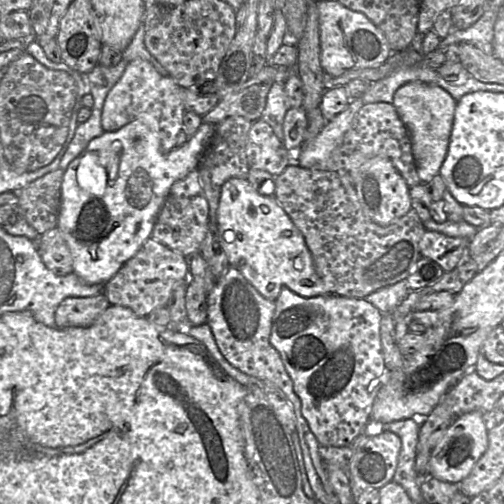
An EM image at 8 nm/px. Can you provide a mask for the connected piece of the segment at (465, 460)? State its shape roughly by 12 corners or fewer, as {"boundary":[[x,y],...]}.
{"boundary":[[479,411],[455,418],[431,451],[431,476],[459,484],[486,451]]}

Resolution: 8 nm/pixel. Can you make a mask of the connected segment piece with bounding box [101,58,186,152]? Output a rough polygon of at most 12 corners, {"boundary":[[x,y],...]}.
{"boundary":[[134,59],[107,94],[102,128],[134,120],[163,152],[183,129],[184,89]]}

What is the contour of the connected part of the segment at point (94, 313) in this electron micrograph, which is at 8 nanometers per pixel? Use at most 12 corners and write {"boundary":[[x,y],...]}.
{"boundary":[[104,291],[68,297],[57,328],[90,326],[110,305]]}

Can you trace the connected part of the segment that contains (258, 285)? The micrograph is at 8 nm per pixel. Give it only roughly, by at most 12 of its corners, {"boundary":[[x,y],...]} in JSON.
{"boundary":[[248,179],[222,185],[230,266],[263,297],[331,294],[301,231]]}

